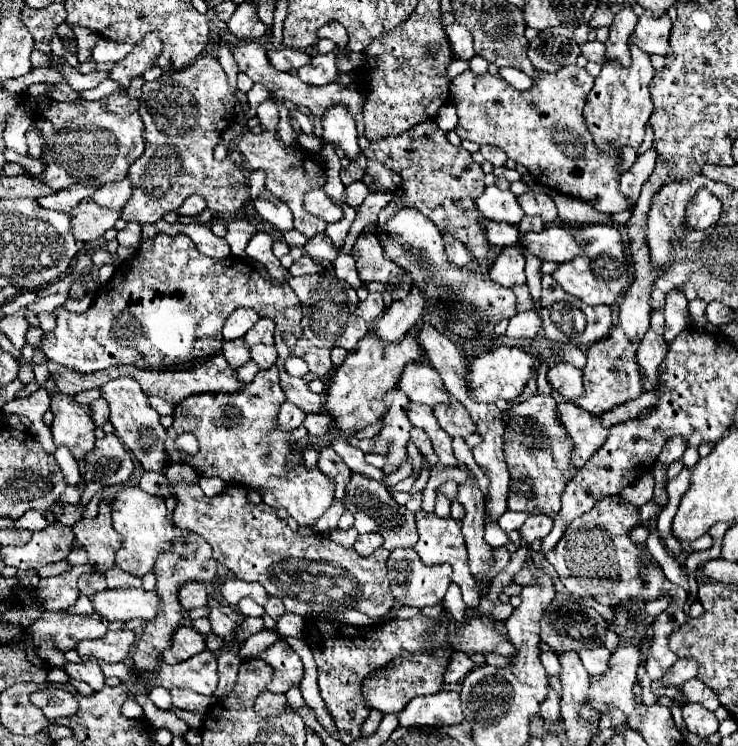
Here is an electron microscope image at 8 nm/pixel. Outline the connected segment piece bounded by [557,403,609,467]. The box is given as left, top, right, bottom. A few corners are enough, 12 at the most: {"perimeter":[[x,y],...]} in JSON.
{"perimeter":[[575,403],[557,413],[583,467],[605,443],[609,427]]}

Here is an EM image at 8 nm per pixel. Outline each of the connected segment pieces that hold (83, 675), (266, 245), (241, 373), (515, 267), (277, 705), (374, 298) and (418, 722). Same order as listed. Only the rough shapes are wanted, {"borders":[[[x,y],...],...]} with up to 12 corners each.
{"borders":[[[95,661],[67,663],[71,679],[103,689],[103,671]],[[257,231],[245,253],[261,261],[275,281],[285,283],[289,271],[271,253],[267,233]],[[247,361],[237,369],[237,377],[245,383],[253,381],[253,377],[261,369]],[[505,247],[489,277],[511,289],[525,285],[525,257]],[[265,691],[255,709],[261,717],[279,715],[289,709],[285,695]],[[371,291],[357,305],[355,315],[373,321],[383,313],[381,293]],[[459,693],[415,697],[399,713],[401,727],[463,721]]]}

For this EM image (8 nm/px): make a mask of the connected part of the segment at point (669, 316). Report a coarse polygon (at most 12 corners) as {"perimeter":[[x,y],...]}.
{"perimeter":[[671,291],[665,303],[667,345],[689,327],[689,301]]}

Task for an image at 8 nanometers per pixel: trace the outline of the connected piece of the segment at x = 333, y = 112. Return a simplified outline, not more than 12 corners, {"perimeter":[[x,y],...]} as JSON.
{"perimeter":[[337,103],[325,111],[325,143],[335,143],[355,159],[355,121],[349,107]]}

